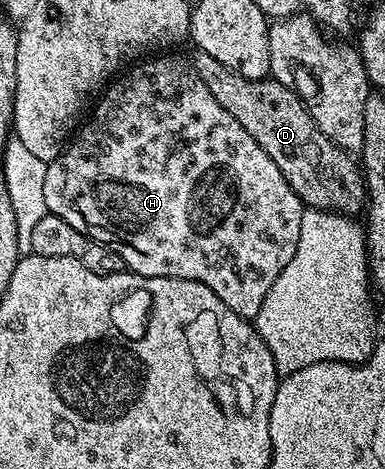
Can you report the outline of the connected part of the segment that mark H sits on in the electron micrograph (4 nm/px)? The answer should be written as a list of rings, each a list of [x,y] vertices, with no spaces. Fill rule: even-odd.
[[[162,53],[131,66],[101,92],[100,98],[102,100],[98,104],[93,104],[94,116],[81,124],[77,134],[65,144],[62,154],[46,164],[44,205],[47,212],[56,217],[64,217],[64,221],[68,221],[72,229],[80,229],[80,233],[111,247],[135,275],[143,275],[149,279],[176,277],[200,281],[208,285],[208,289],[212,289],[212,293],[216,293],[216,297],[220,297],[220,301],[224,301],[224,305],[228,305],[232,313],[253,321],[260,313],[260,305],[264,305],[264,297],[268,297],[268,289],[272,289],[272,284],[276,282],[276,277],[280,277],[284,265],[292,261],[296,245],[300,245],[300,221],[304,204],[300,197],[296,197],[292,185],[284,181],[284,173],[276,169],[276,161],[272,161],[272,157],[268,157],[268,153],[264,153],[264,149],[256,145],[254,138],[248,134],[248,129],[244,129],[244,125],[240,125],[240,121],[236,121],[232,113],[227,113],[216,102],[216,97],[212,97],[212,93],[208,93],[204,81],[200,81],[193,66],[187,60],[185,63],[182,59],[173,59],[170,53]]]

